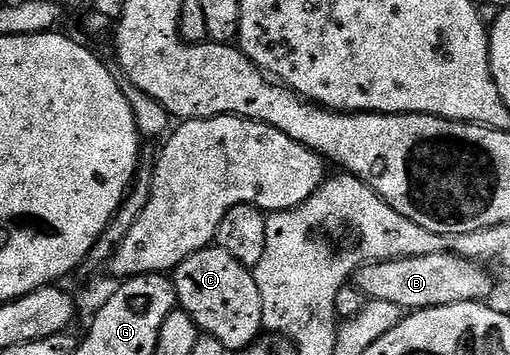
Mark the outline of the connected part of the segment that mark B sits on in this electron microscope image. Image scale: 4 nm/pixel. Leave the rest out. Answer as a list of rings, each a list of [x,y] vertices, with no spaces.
[[[427,254],[413,258],[391,258],[385,262],[368,262],[354,273],[356,291],[365,299],[385,301],[399,306],[401,311],[431,310],[437,306],[449,306],[455,302],[484,302],[492,294],[492,278],[479,262],[459,258],[456,254]]]

